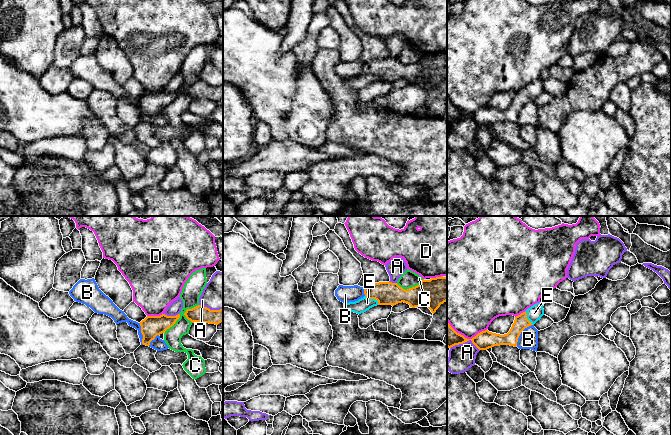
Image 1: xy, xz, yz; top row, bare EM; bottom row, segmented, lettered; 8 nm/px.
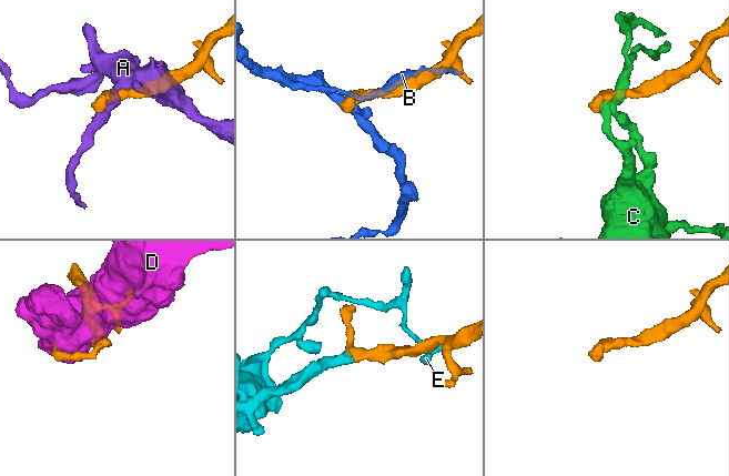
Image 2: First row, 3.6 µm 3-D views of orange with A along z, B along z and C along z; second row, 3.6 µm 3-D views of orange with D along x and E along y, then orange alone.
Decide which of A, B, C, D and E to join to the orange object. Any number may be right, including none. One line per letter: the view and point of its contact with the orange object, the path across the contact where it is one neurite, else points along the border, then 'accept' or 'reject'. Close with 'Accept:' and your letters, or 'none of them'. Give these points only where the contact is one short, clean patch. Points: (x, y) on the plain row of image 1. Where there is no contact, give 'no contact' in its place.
A: meets orange in yz at (465, 117); reject
B: meets orange in yz at (520, 109); border along yz (532, 100), (521, 108), (516, 121); reject
C: meets orange in xz at (409, 64); border along xz (423, 55), (418, 60), (406, 65), (403, 65), (396, 59); reject
D: meets orange in yz at (466, 114); reject
E: meets orange in xz at (373, 74); runs through xz (386, 69), (378, 69), (373, 74), (362, 81); accept
Accept: E

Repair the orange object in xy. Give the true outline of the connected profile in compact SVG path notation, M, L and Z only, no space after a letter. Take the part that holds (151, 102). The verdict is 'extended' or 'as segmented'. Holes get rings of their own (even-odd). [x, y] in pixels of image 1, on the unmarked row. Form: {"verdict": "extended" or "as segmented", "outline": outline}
{"verdict": "as segmented", "outline": "M165 90L160 92L147 92L140 98L141 109L143 111L142 120L149 122L150 118L154 116L157 111L165 109L179 94L180 90L176 92L167 92Z"}

